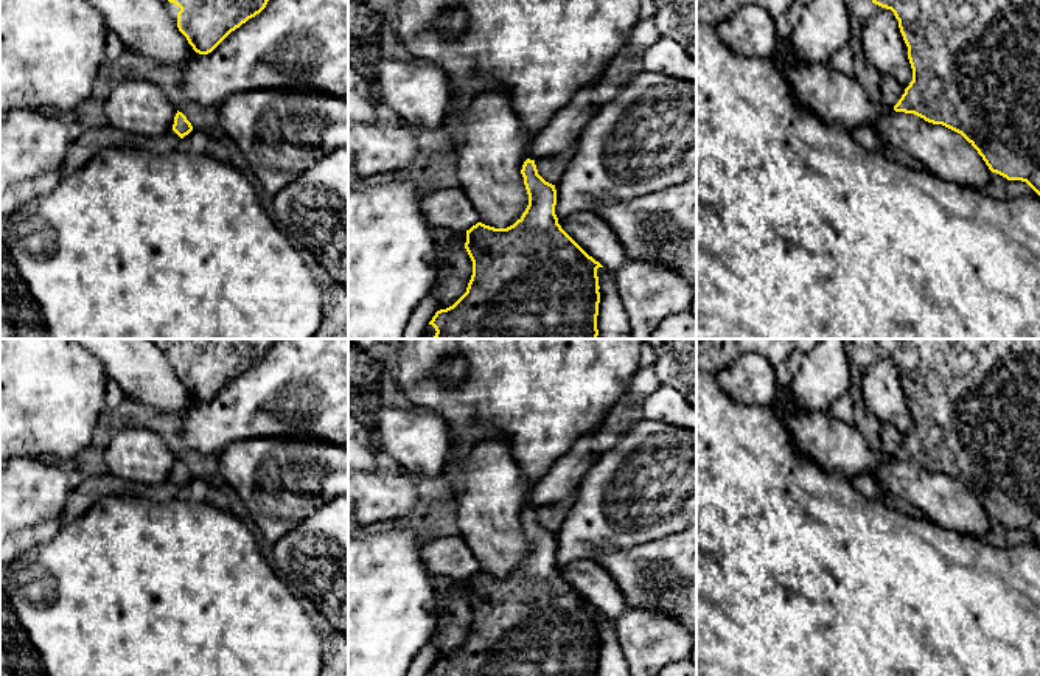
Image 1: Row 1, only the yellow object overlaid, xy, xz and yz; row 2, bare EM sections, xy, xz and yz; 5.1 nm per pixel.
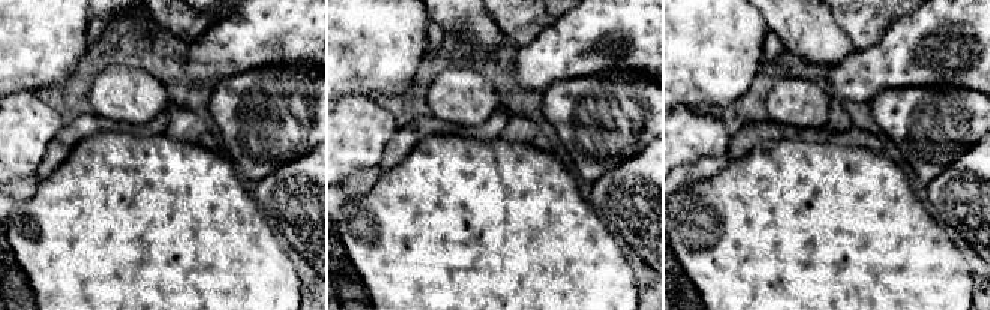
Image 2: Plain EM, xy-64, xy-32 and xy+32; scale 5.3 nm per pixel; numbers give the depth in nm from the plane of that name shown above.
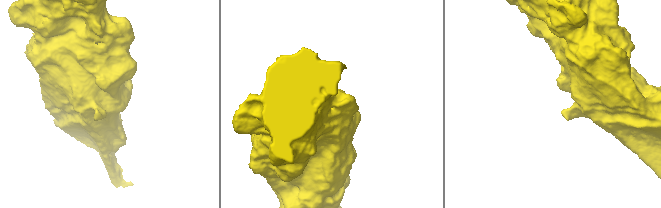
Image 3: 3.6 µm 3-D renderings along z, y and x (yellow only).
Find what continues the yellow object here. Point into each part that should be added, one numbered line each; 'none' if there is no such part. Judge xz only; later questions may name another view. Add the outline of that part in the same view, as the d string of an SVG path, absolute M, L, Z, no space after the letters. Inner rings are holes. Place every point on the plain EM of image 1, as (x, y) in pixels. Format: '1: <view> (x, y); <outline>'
none

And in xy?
1: xy (80, 499); M109 472L87 479L81 486L70 490L59 516L62 525L81 517L96 500L106 496L135 496L141 500L169 500L176 497L180 485L169 477L159 485L137 485Z

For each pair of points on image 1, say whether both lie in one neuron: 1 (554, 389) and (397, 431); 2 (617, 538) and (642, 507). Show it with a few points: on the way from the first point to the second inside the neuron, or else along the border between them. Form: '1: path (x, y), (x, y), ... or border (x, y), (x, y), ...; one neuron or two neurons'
1: border (431, 411), (446, 423), (451, 440); two neurons
2: path (619, 530), (635, 515); one neuron

